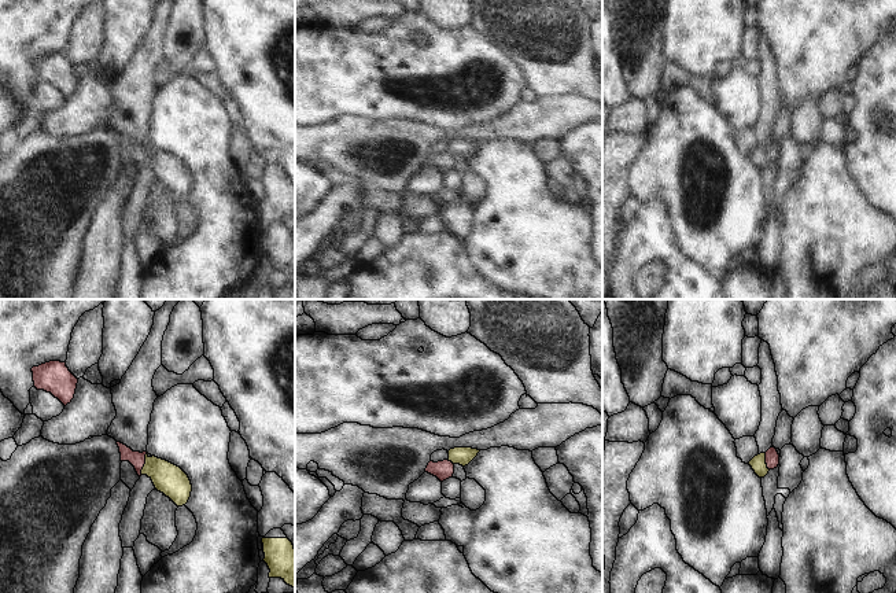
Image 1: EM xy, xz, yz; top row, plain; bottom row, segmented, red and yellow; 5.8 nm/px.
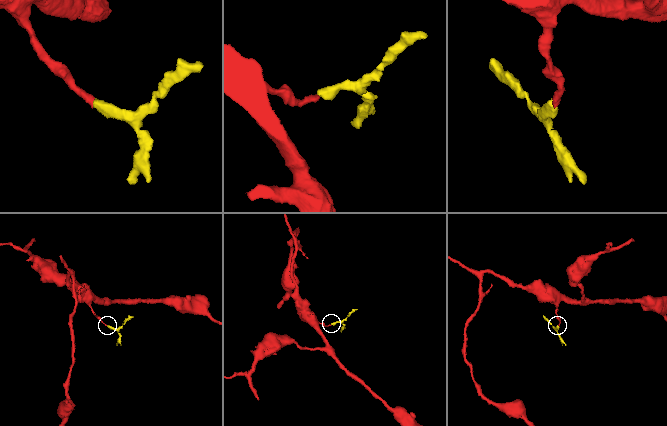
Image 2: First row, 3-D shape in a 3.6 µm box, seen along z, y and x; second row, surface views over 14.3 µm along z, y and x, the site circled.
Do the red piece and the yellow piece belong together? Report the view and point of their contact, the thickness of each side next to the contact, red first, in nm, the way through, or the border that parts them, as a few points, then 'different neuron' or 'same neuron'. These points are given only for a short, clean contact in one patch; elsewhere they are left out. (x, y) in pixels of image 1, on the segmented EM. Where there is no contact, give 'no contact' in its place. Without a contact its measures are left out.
meets red in xy at (144, 463); 90 nm thick on the red side, 180 nm on the other; runs through xy (136, 459), (144, 463), (157, 468), (172, 481); same neuron

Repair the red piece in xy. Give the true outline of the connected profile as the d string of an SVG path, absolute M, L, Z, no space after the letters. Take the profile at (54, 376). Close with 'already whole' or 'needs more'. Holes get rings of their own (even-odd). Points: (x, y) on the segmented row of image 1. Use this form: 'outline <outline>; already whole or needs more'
outline M49 361L32 368L33 382L37 390L51 393L64 406L75 394L78 379L69 371L66 362Z; already whole

